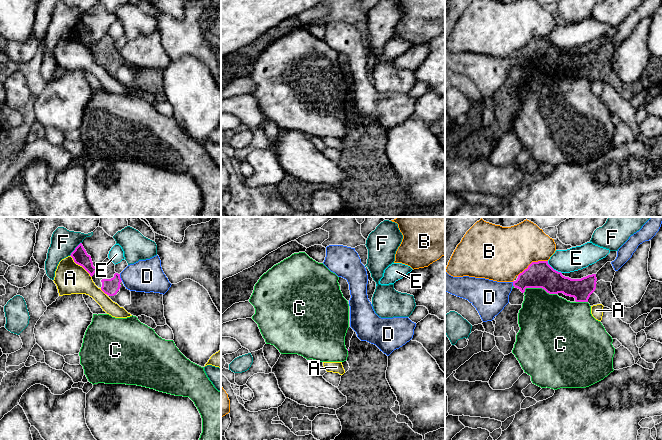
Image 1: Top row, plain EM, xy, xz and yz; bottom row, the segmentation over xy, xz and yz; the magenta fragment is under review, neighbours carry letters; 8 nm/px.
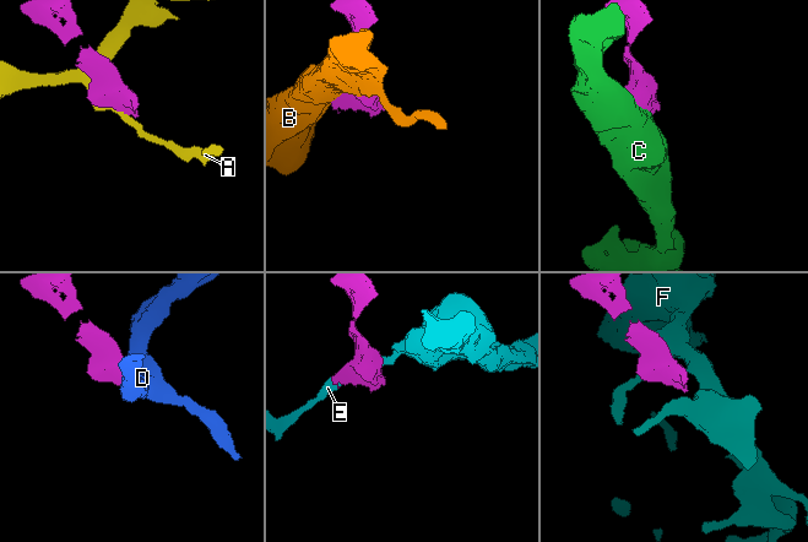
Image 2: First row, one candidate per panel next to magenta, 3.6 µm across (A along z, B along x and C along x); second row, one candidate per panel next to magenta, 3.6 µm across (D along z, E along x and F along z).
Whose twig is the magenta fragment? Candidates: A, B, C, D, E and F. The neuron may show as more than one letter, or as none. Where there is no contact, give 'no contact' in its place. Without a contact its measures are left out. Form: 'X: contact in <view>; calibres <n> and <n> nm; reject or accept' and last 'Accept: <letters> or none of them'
A: contact in xy; calibres 120 and 260 nm; reject
B: contact in yz; calibres 220 and 420 nm; reject
C: contact in yz; calibres 220 and 400 nm; reject
D: contact in xy; calibres 130 and 260 nm; reject
E: contact in yz; calibres 220 and 190 nm; reject
F: contact in xy; calibres 120 and 200 nm; reject
Accept: none of them

